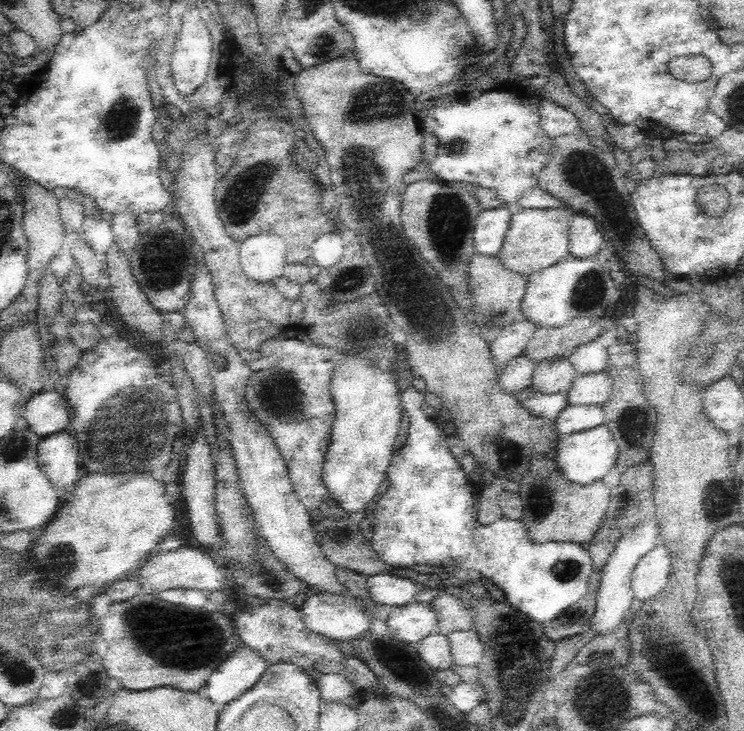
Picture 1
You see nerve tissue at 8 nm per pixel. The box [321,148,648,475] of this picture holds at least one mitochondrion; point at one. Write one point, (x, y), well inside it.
(448, 219)

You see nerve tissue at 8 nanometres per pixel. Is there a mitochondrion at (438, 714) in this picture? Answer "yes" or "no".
no

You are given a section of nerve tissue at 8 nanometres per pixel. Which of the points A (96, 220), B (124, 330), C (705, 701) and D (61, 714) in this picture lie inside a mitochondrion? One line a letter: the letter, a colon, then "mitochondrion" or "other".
A: other
B: other
C: other
D: mitochondrion

